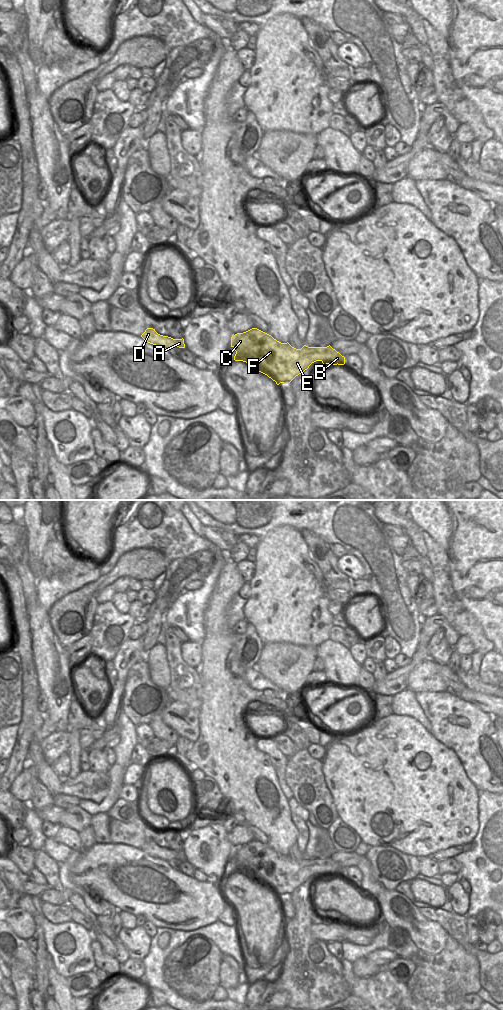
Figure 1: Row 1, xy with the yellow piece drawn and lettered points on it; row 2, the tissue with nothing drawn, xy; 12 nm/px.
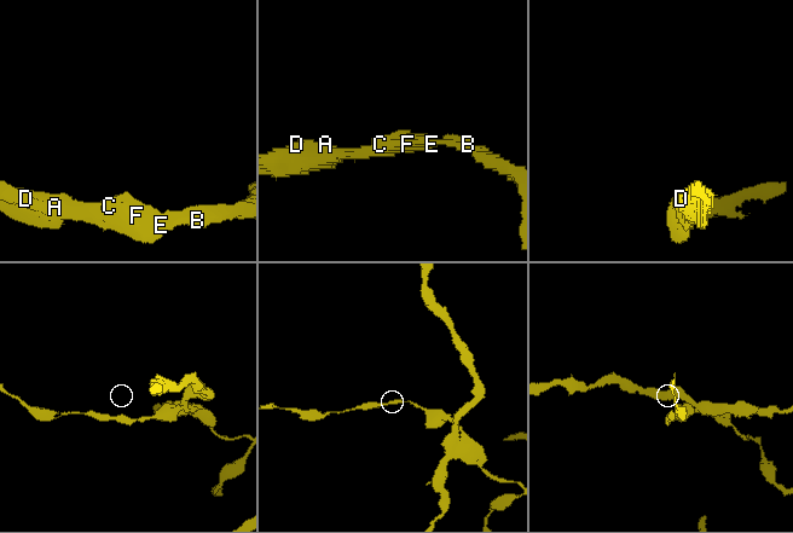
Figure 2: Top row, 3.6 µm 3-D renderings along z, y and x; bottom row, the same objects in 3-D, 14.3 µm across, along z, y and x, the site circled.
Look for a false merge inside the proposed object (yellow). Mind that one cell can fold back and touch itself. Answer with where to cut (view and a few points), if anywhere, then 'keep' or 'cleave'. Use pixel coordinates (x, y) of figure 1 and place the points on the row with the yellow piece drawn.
no cut; keep

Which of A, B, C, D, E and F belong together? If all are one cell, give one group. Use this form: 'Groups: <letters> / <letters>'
Groups: A B C D E F.

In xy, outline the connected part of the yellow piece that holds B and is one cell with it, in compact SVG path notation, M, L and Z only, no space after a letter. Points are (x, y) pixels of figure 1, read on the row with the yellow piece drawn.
M257 328L233 334L231 347L236 352L235 361L248 363L277 385L289 384L316 361L321 361L324 365L345 364L345 357L330 345L327 347L304 345L301 349L296 349L288 342L281 343Z

